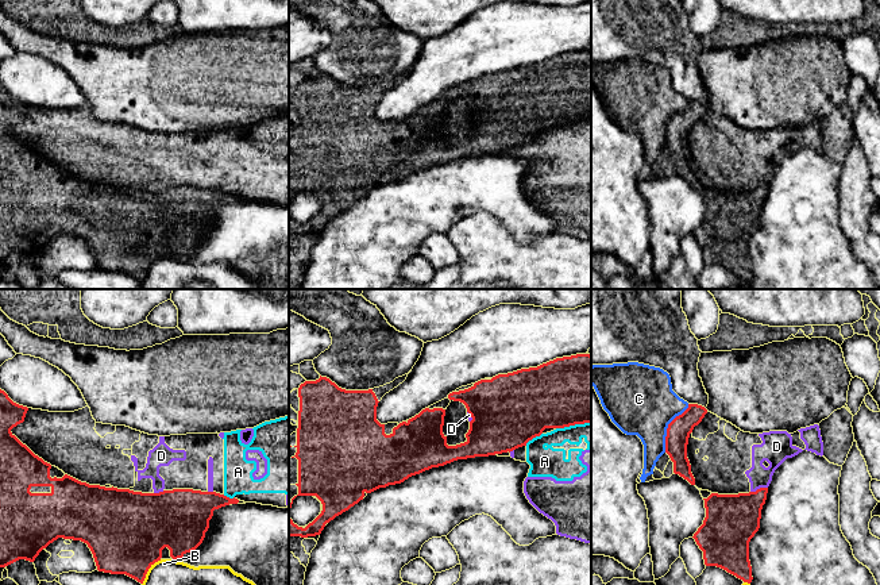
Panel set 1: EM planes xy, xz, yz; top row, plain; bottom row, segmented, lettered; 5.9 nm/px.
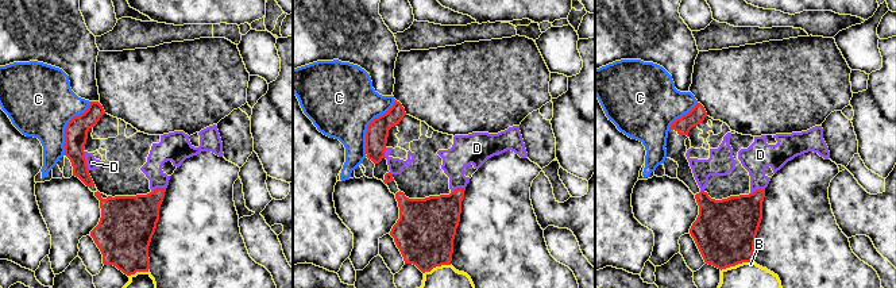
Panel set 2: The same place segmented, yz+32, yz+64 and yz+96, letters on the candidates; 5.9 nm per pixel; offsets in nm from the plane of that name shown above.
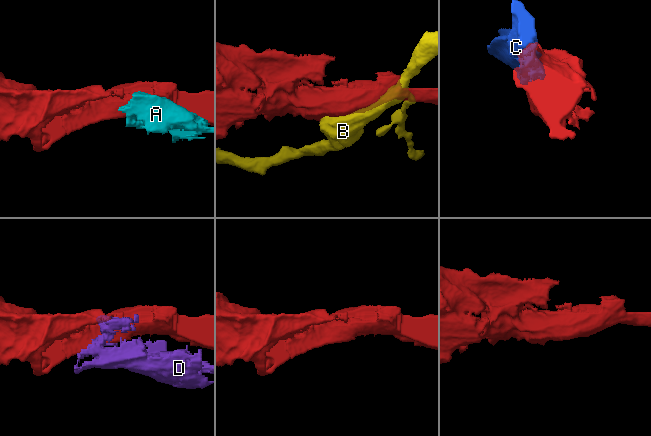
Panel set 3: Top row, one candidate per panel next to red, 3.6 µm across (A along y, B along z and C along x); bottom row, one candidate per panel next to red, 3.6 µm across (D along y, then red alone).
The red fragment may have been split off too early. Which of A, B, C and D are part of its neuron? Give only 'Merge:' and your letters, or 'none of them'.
Merge: none of them

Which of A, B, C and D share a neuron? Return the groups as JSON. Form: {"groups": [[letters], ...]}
{"groups": [["A", "D"], ["B"], ["C"]]}

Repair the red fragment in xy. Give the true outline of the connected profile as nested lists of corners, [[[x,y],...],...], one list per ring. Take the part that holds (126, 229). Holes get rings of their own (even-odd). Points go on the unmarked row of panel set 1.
[[[0,86],[0,265],[19,257],[34,259],[43,246],[58,235],[63,235],[86,240],[99,269],[126,272],[143,281],[148,266],[161,258],[165,245],[170,247],[173,258],[184,255],[186,250],[202,240],[213,208],[239,200],[235,195],[229,196],[216,189],[173,186],[142,190],[81,180],[45,159],[11,130],[13,124],[24,119],[27,108],[27,104],[13,100]]]

